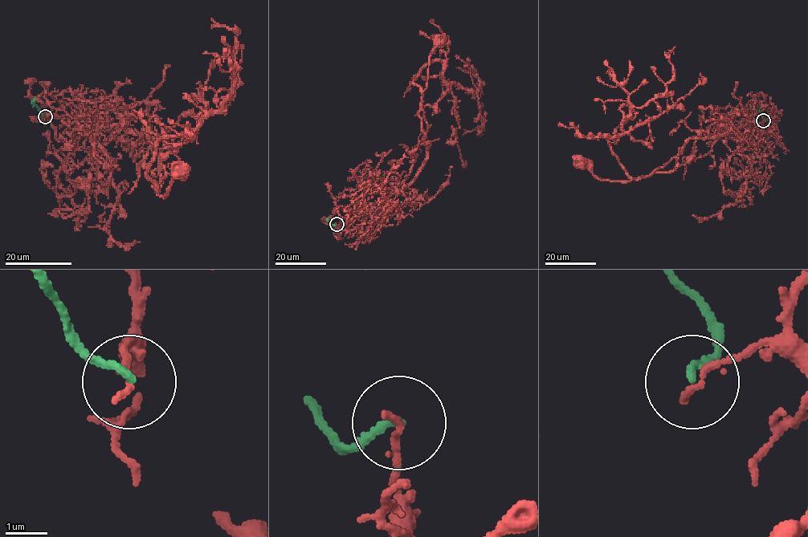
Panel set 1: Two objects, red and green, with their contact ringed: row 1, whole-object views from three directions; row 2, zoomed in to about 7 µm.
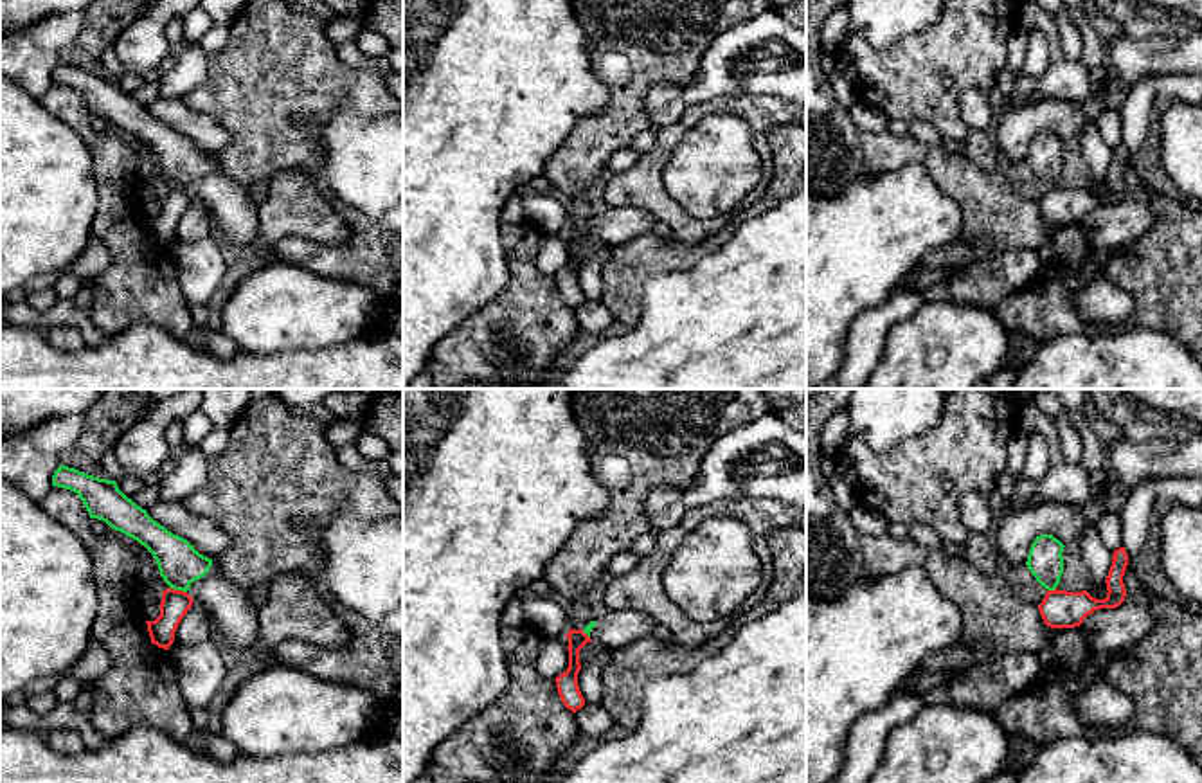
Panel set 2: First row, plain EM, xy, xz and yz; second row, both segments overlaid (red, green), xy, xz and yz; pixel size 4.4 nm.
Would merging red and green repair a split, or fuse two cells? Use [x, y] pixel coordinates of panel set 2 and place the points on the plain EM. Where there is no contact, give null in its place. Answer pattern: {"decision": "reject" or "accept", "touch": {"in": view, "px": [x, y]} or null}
{"decision": "reject", "touch": {"in": "xy", "px": [179, 188]}}

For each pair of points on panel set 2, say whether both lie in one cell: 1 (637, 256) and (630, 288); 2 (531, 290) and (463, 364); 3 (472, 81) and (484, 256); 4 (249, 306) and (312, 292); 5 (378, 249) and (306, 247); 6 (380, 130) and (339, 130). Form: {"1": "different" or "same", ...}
{"1": "same", "2": "same", "3": "same", "4": "same", "5": "same", "6": "same"}

